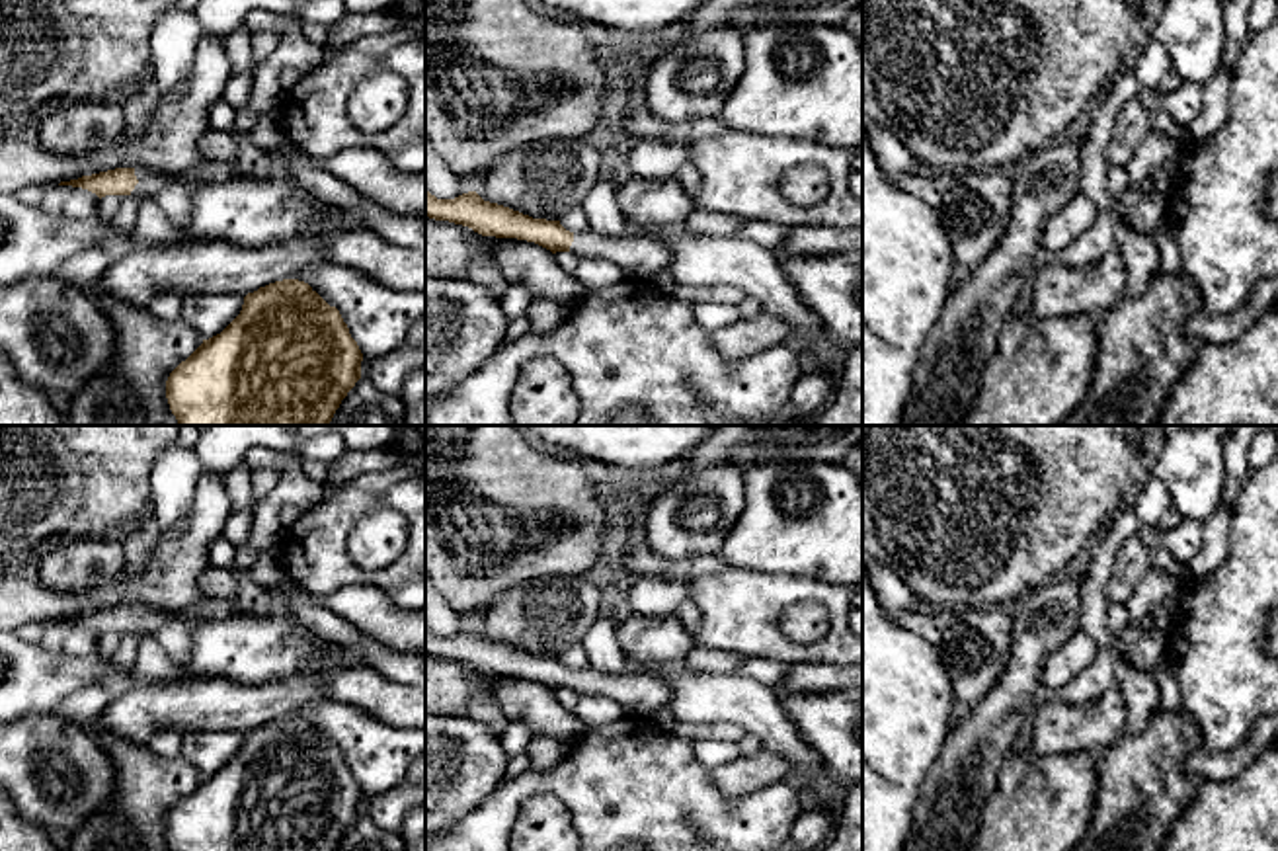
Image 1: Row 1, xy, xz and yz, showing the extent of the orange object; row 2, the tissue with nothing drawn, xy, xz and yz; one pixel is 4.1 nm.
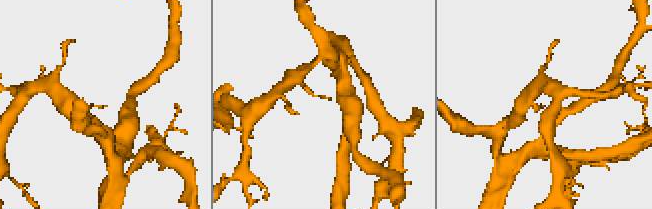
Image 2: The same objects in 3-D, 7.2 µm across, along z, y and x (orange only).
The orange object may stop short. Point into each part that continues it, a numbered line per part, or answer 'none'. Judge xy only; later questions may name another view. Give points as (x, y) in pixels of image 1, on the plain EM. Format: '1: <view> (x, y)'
1: xy (151, 617)

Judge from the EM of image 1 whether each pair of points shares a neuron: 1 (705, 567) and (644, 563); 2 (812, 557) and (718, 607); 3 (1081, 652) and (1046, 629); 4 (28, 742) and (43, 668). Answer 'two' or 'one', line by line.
1: one
2: two
3: two
4: two

